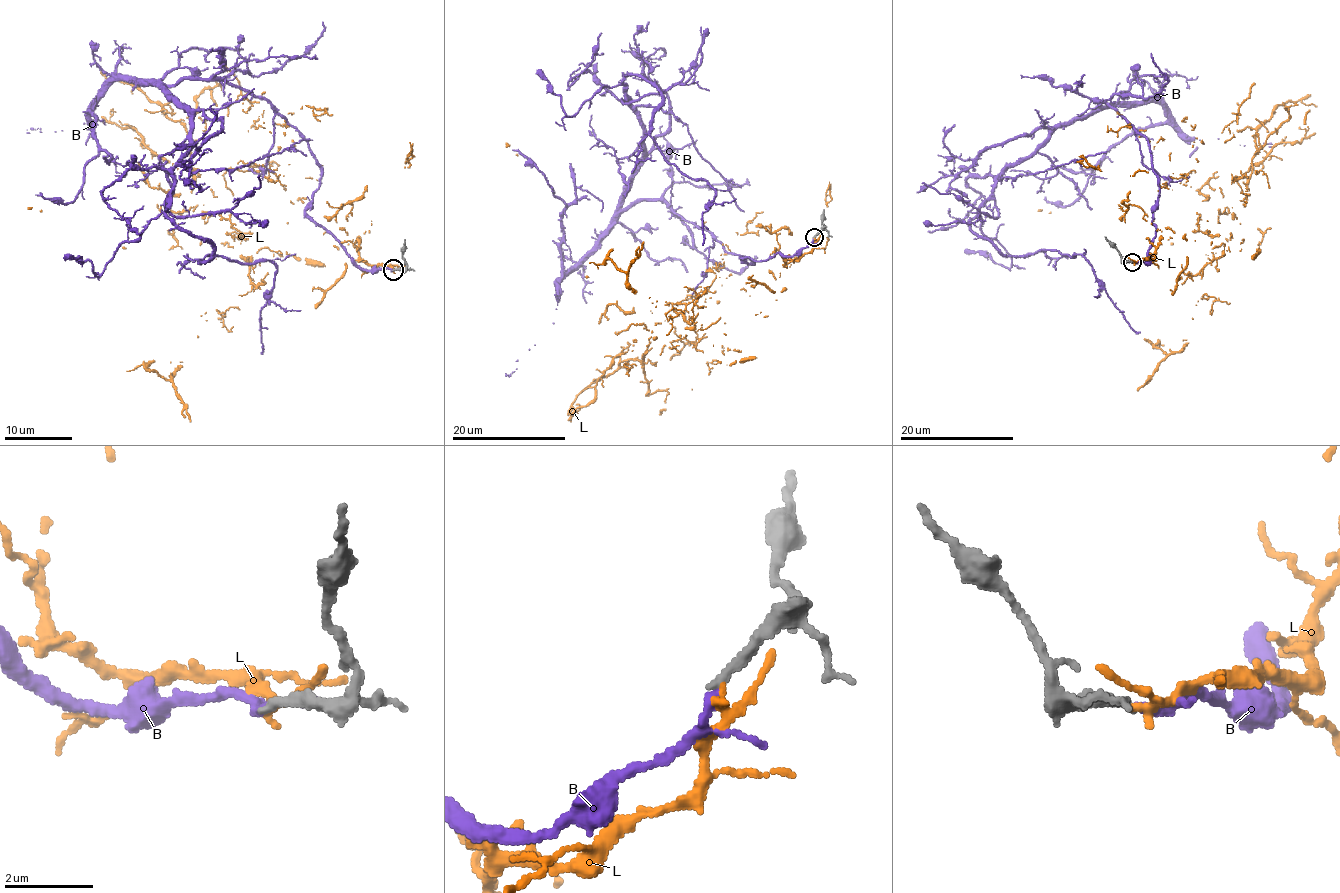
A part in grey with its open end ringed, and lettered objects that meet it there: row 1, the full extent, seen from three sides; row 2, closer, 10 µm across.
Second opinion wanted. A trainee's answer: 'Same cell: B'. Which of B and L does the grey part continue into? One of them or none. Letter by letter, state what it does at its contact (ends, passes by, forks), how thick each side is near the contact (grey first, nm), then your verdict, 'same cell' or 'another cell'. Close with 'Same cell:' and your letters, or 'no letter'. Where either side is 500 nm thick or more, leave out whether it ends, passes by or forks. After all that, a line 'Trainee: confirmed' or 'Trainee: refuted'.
B: it passes by; 240 nm thick on the grey side, 140 nm on the other; same cell
L: it passes by; 260 nm thick on the grey side, 140 nm on the other; another cell
Same cell: B
Trainee: confirmed

